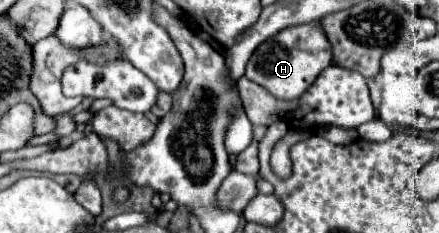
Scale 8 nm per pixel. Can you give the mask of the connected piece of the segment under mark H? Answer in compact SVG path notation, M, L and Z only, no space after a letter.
M302 24L278 32L260 44L246 64L246 78L266 88L274 98L298 100L316 80L316 76L332 64L332 48L318 24Z

